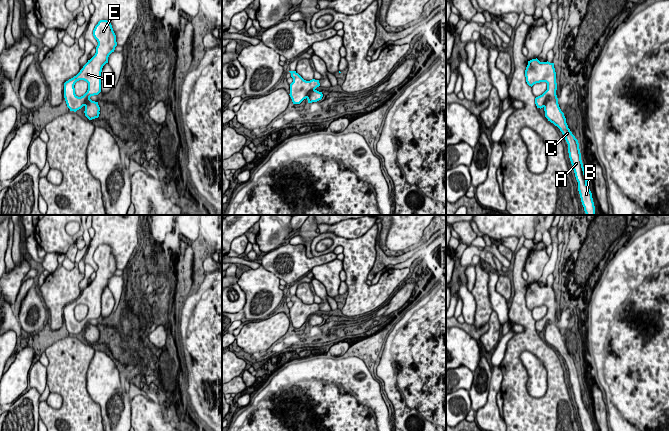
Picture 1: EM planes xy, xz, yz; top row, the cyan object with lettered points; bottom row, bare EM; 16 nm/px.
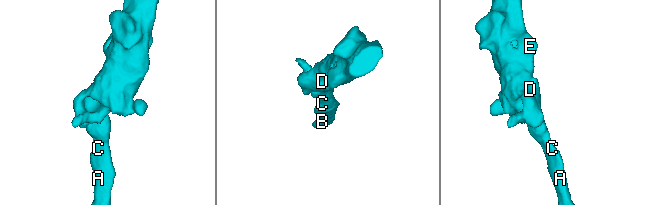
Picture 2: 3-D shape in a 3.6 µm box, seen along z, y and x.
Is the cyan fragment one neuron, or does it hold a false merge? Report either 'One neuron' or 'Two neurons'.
One neuron

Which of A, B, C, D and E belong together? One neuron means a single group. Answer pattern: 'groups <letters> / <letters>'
groups A B C D E

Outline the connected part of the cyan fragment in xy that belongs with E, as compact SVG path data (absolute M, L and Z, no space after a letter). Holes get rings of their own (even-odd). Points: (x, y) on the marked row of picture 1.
M100 20L93 30L93 36L97 40L95 55L88 60L80 72L64 83L64 98L70 111L76 112L85 107L85 116L89 119L99 117L100 107L98 102L92 101L91 96L101 92L101 72L103 66L108 63L109 55L117 46L116 35L112 25L107 20ZM84 80L88 83L87 92L78 97L75 94L74 85L77 81Z

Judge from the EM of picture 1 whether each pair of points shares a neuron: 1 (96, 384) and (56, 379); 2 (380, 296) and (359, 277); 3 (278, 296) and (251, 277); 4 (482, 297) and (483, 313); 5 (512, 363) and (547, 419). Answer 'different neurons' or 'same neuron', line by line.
1: different neurons
2: same neuron
3: same neuron
4: same neuron
5: same neuron

